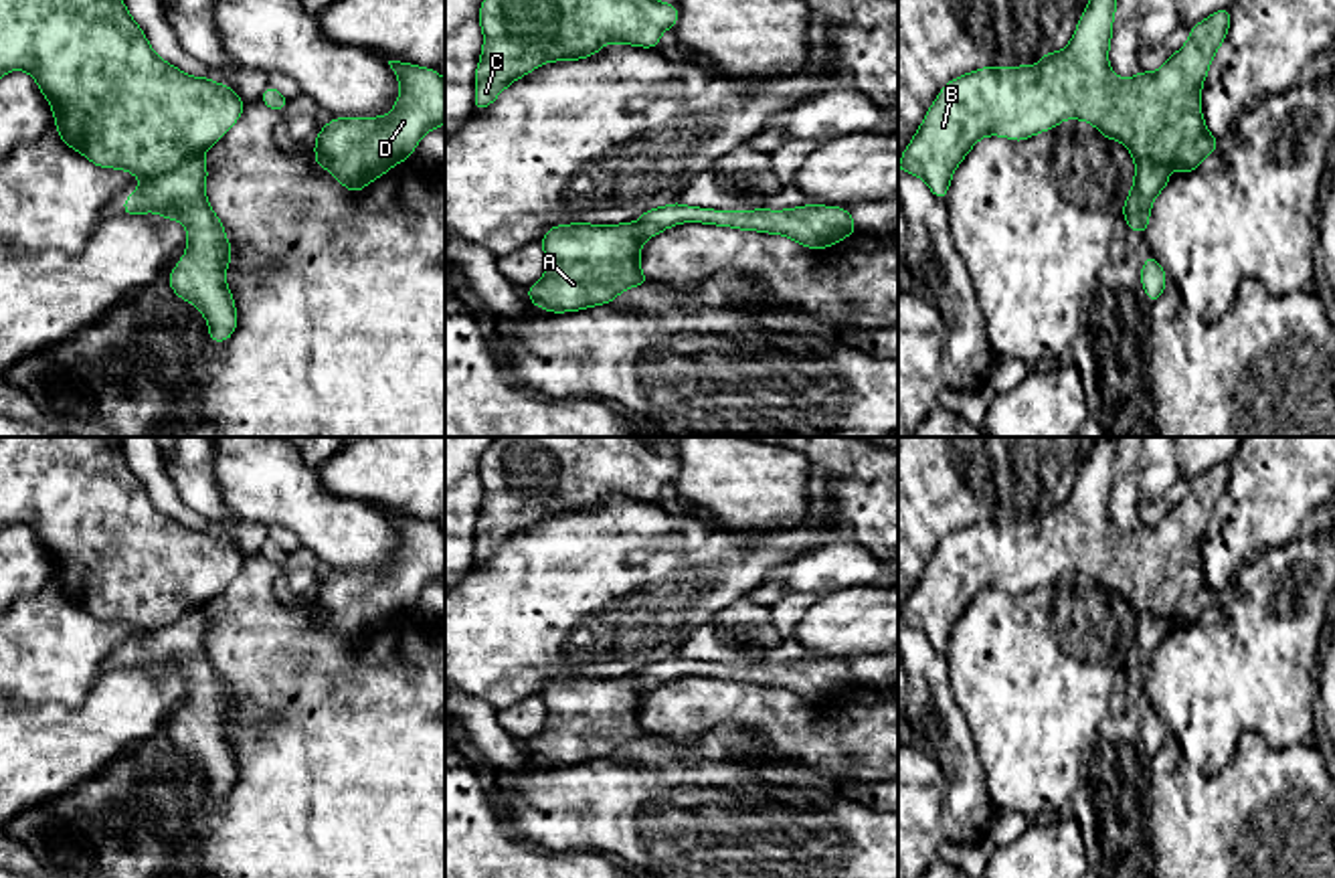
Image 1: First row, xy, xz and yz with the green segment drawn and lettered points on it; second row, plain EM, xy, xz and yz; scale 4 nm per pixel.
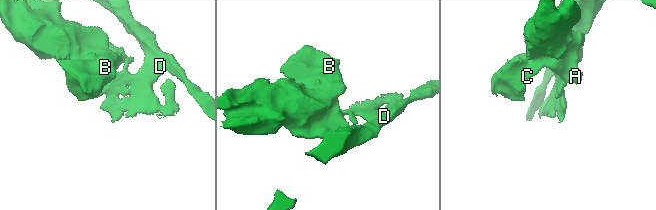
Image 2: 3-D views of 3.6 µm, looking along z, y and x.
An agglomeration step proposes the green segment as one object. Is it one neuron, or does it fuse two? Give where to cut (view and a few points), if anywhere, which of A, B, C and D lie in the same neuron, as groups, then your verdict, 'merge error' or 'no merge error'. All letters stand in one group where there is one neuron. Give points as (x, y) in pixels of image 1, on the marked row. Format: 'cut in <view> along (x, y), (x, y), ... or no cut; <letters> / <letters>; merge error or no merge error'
cut in xy along (201, 154), (156, 177), (140, 179); A B C / D; merge error

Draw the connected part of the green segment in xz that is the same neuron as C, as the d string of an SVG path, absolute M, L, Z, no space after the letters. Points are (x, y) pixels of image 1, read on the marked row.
M483 0L473 109L492 105L508 85L542 63L587 59L611 42L657 49L661 32L674 28L678 18L678 6L659 0Z

